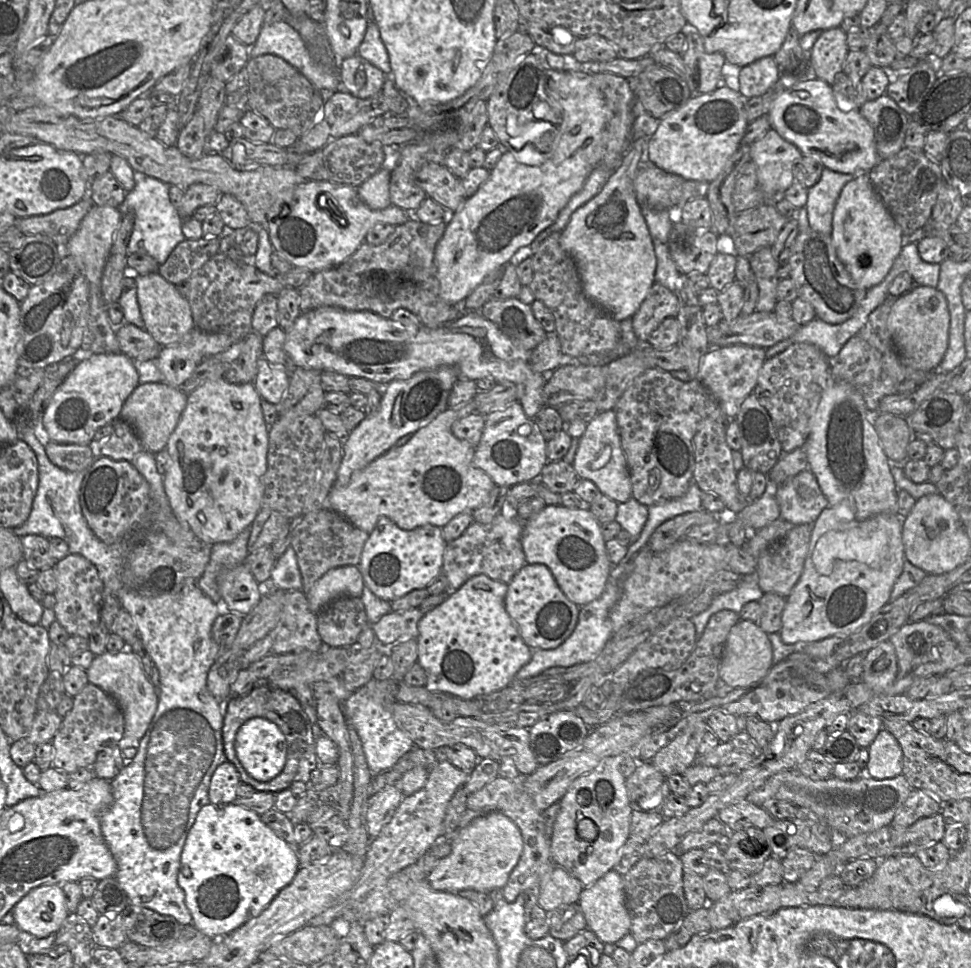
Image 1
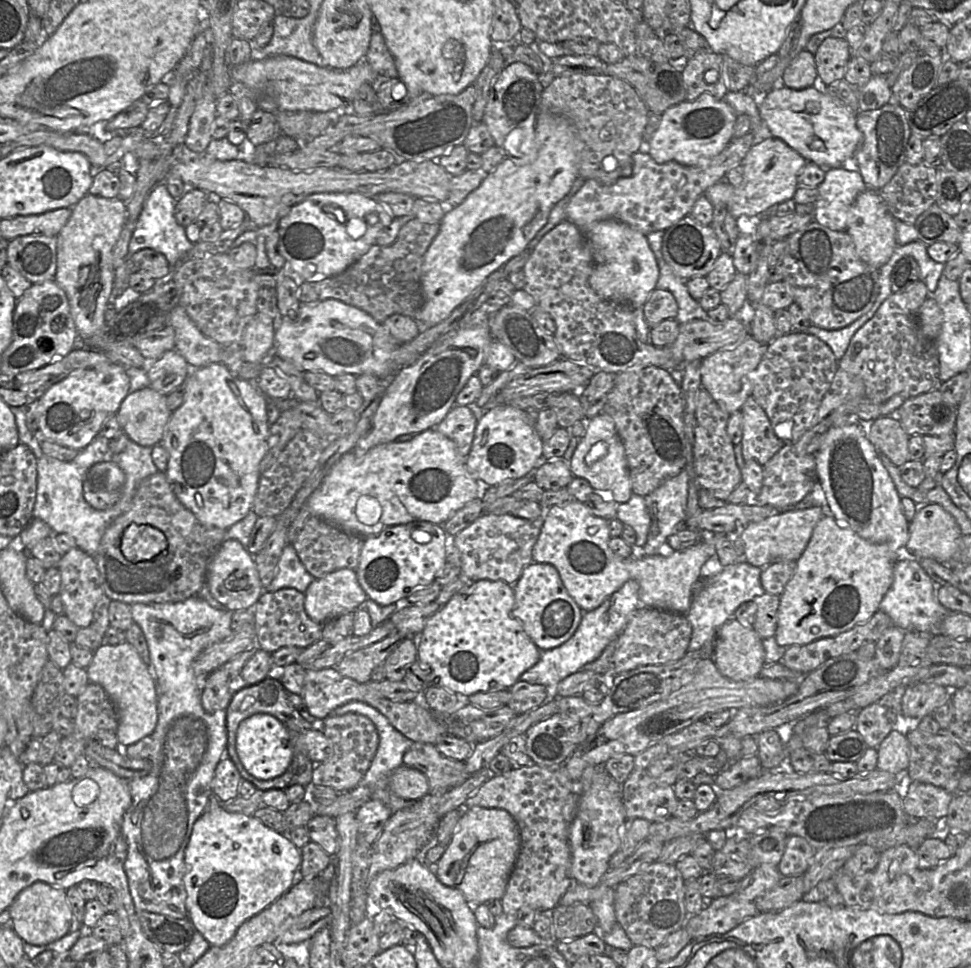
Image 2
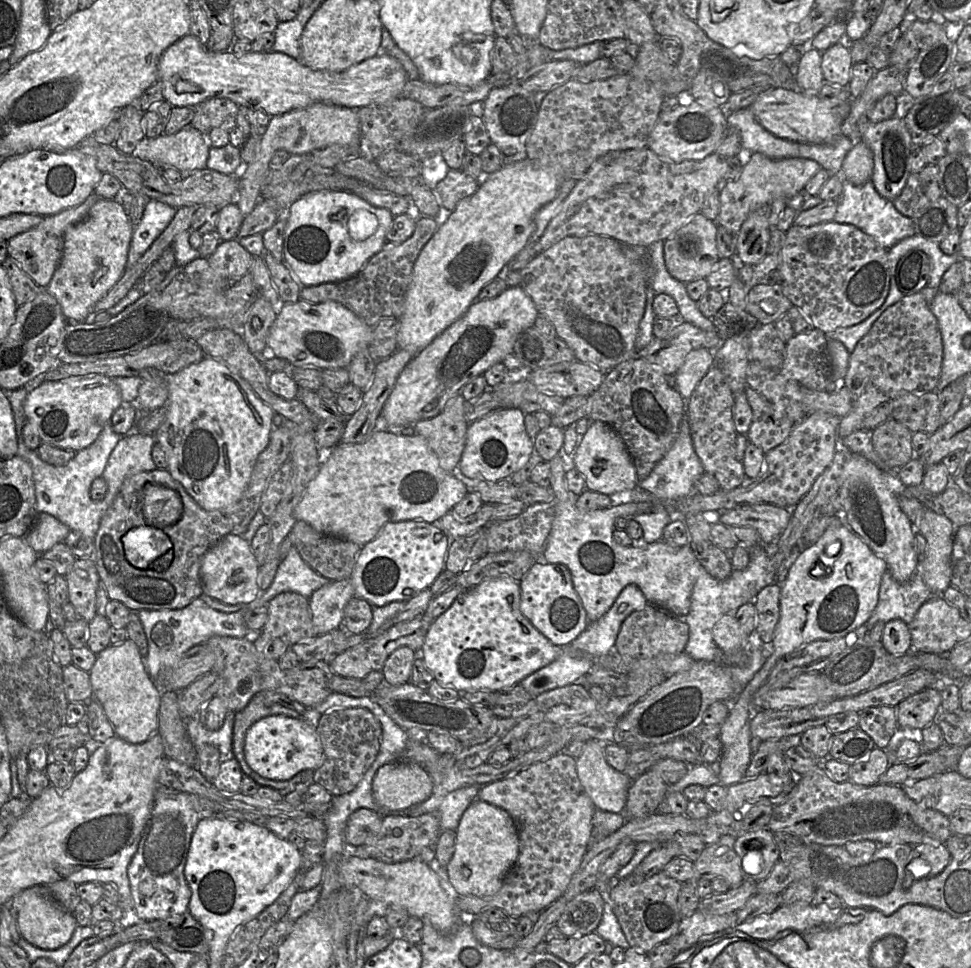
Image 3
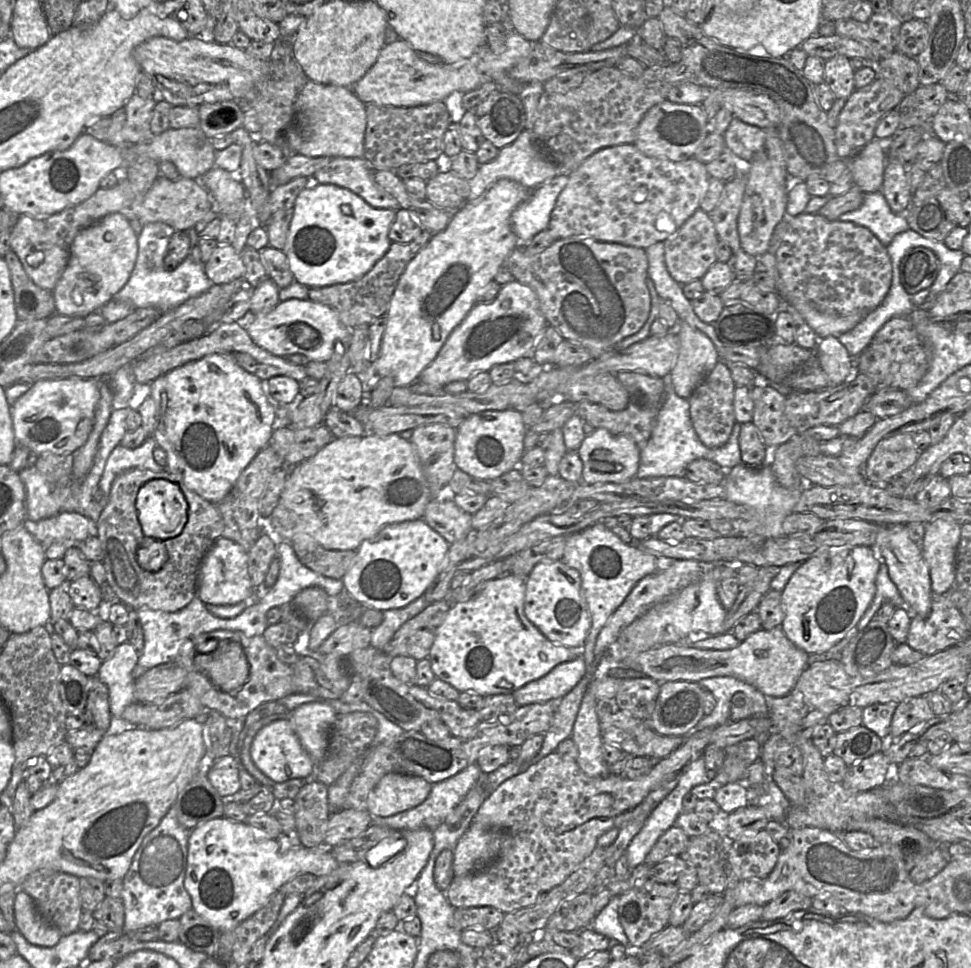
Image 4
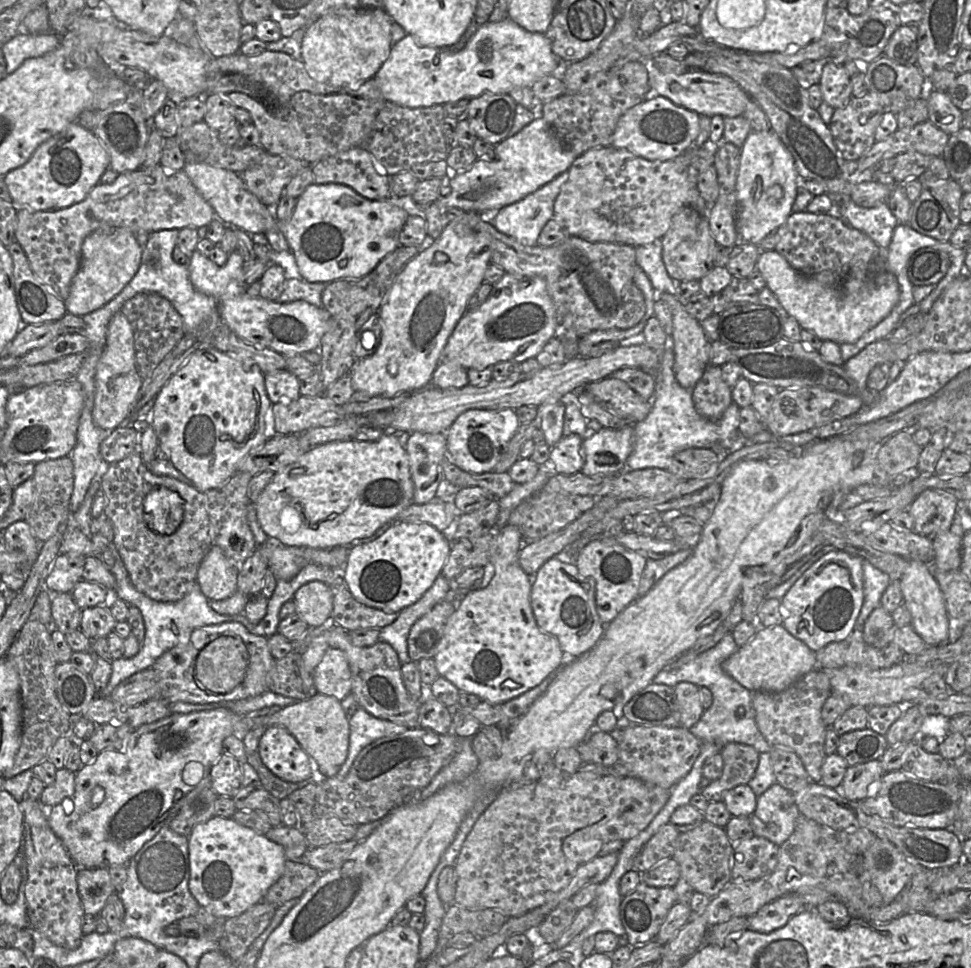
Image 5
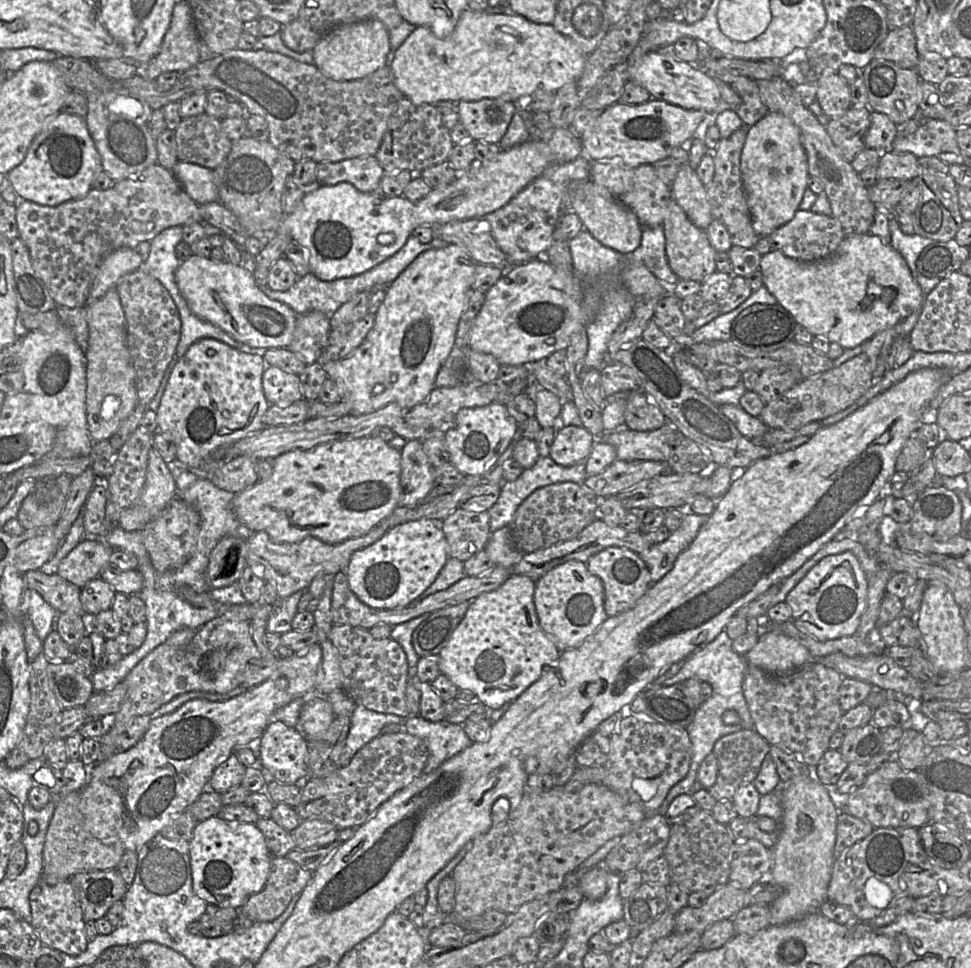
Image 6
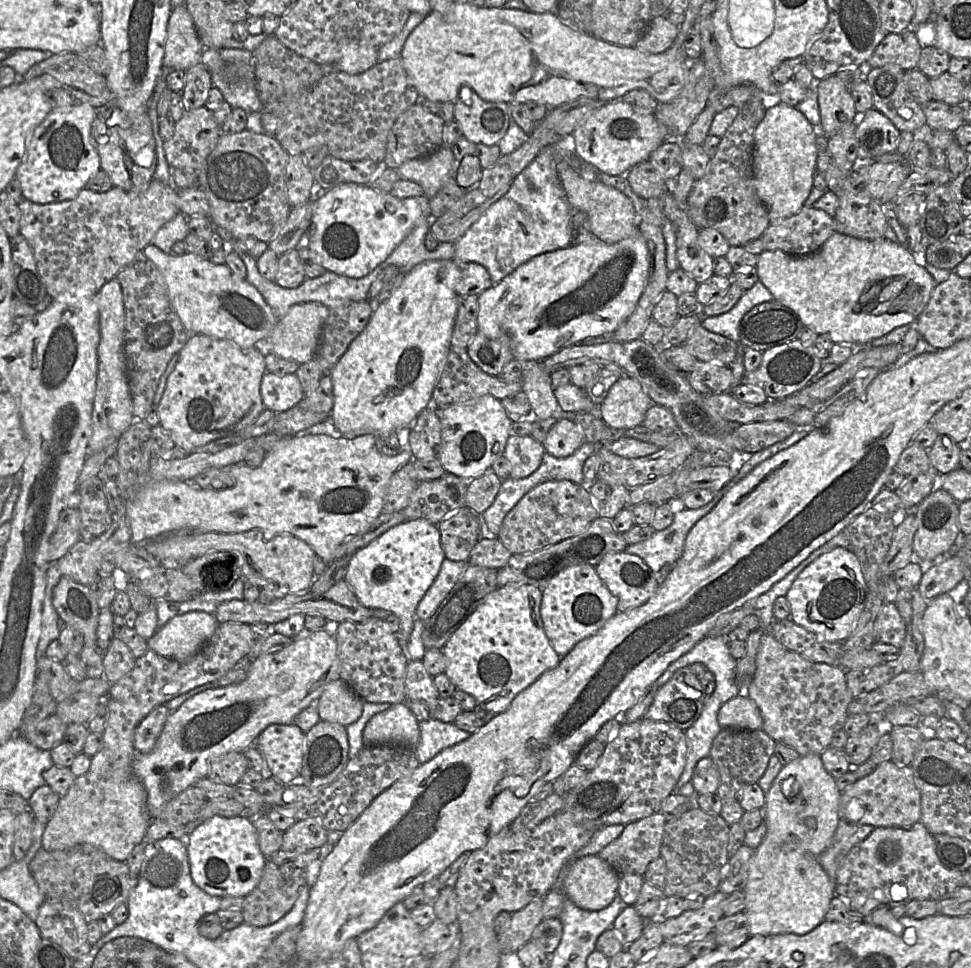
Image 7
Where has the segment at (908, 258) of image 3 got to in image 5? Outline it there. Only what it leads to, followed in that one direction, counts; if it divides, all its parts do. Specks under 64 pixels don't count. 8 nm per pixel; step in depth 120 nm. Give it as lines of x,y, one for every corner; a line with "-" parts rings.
919,249
909,259
908,279
913,286
936,285
946,275
950,264
949,255
943,250

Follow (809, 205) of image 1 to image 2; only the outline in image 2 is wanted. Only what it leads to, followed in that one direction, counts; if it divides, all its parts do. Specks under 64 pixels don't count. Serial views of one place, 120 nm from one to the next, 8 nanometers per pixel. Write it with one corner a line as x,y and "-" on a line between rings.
854,157
851,164
844,164
843,168
831,168
825,171
825,178
817,187
819,197
814,203
814,221
835,231
846,231
850,209
857,196
868,189
868,186
857,170

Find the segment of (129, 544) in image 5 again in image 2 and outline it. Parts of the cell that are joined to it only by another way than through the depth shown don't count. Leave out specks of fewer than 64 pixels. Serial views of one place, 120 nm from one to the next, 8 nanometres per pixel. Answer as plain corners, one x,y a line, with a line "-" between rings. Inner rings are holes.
158,471
146,477
139,483
128,510
115,518
107,527
102,536
99,548
93,555
101,575
104,600
120,601
131,606
136,603
163,604
181,602
196,595
205,582
207,566
213,554
223,542
225,532
226,530
224,529
203,525
194,514
178,500
167,481
165,472
-
130,524
146,524
162,531
167,539
165,556
160,559
138,563
128,561
121,551
120,544
122,535

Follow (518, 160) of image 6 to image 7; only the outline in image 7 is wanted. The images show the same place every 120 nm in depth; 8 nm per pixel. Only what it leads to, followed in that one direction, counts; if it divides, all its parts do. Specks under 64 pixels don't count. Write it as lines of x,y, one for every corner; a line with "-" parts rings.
344,183
334,186
329,190
322,191
321,193
313,197
312,205
313,214
311,224
303,241
303,245
305,245
308,249
313,251
318,256
322,266
325,268
326,271
330,271
338,275
343,275
350,278
362,278
368,275
379,264
384,262
390,256
390,254
405,239
405,237
415,227
416,224
418,224
424,217
431,218
430,201
429,198
427,198
425,195
399,199
395,197
392,193
380,192
369,185
360,185
356,183

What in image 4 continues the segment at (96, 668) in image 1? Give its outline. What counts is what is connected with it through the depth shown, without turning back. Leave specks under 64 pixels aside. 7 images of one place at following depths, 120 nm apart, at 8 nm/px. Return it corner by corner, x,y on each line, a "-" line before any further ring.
128,642
117,645
114,654
102,661
97,677
109,691
110,712
121,719
127,706
135,702
135,679
132,671
139,659
139,652

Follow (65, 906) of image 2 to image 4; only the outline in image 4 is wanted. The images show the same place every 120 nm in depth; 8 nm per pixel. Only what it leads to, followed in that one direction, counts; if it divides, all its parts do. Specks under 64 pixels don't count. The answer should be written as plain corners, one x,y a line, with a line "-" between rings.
22,889
16,892
14,908
16,930
29,943
41,947
53,947
62,938
60,930
39,914
33,899

